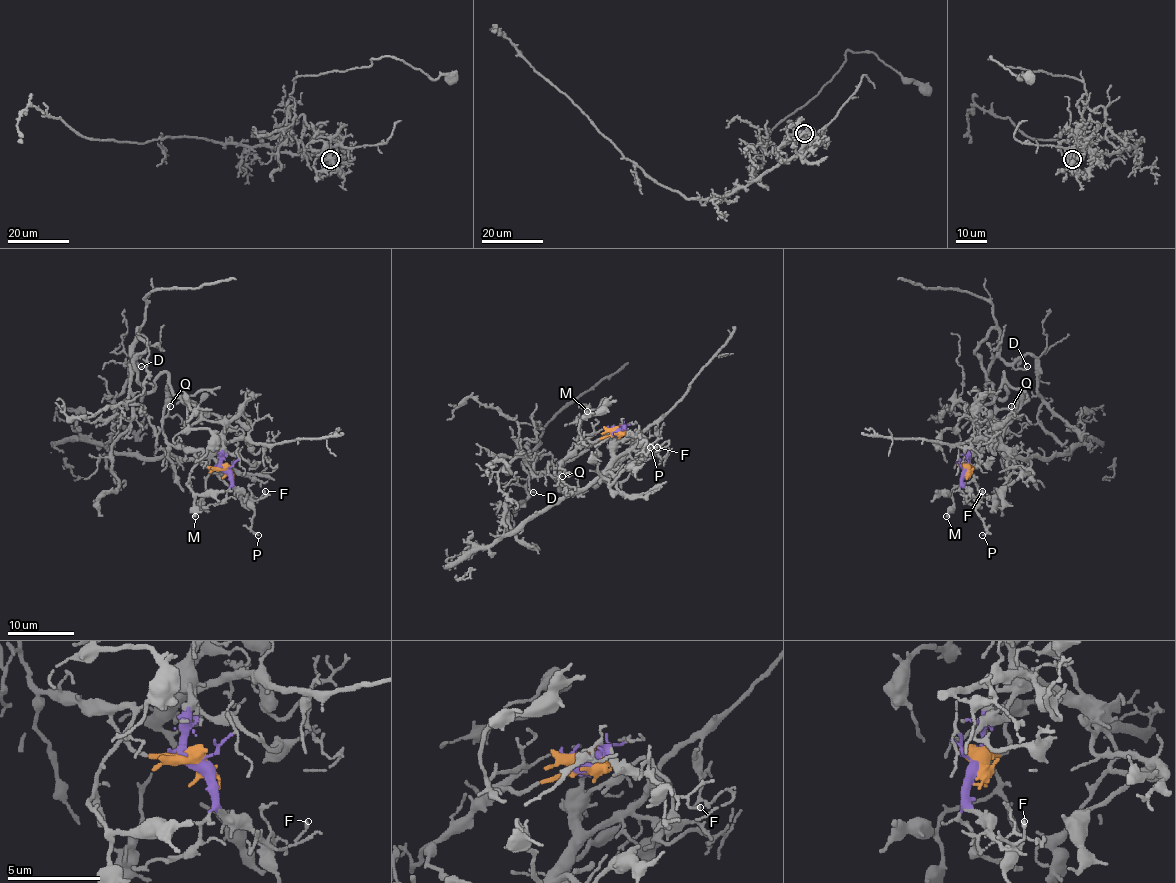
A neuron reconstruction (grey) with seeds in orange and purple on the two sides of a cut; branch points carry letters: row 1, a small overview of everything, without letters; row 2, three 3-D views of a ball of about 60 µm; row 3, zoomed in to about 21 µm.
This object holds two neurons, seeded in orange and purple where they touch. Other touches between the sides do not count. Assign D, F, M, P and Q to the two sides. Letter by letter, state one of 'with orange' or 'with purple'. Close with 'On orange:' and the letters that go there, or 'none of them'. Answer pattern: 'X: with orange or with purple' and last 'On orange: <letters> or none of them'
D: with orange
F: with purple
M: with orange
P: with purple
Q: with orange
On orange: D, M, Q

